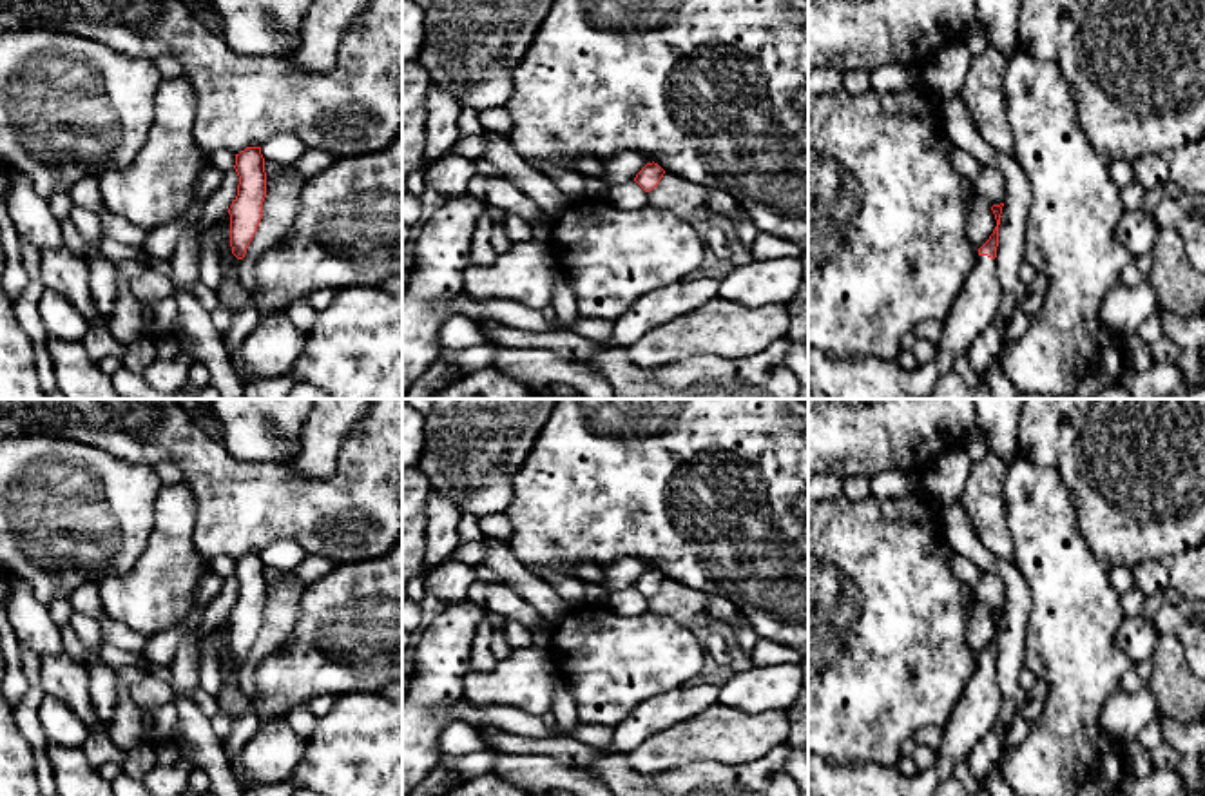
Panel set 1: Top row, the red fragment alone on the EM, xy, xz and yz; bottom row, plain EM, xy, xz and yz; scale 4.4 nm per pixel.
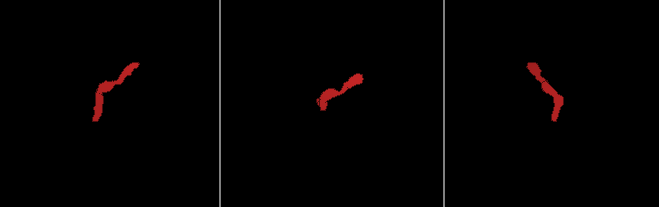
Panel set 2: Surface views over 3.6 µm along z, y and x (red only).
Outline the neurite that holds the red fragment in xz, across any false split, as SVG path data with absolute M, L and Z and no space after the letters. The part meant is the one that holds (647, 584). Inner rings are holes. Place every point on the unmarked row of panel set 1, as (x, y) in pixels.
M647 569L634 584L634 587L645 597L651 598L658 593L660 586L663 584L665 577L658 569Z

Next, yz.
M991 613L997 633L978 655L977 675L942 729L942 747L933 767L906 778L897 767L872 762L839 765L808 751L808 796L935 796L937 787L953 776L955 763L969 756L1000 713L1004 696L995 664L1002 613Z

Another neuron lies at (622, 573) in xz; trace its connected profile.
M618 558L609 566L603 566L605 586L609 591L625 589L636 584L636 580L654 566L641 558Z

